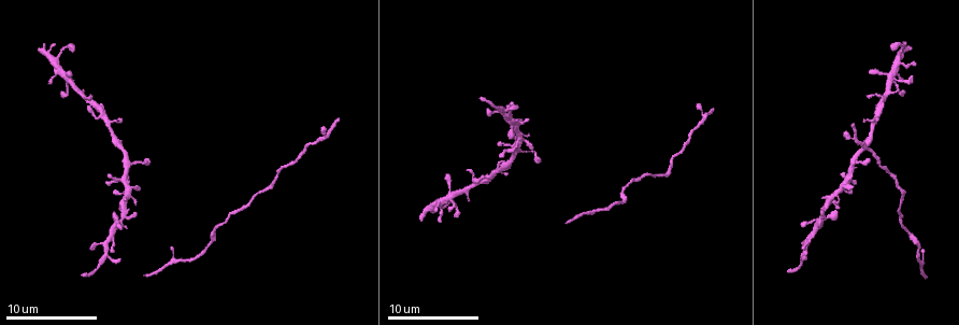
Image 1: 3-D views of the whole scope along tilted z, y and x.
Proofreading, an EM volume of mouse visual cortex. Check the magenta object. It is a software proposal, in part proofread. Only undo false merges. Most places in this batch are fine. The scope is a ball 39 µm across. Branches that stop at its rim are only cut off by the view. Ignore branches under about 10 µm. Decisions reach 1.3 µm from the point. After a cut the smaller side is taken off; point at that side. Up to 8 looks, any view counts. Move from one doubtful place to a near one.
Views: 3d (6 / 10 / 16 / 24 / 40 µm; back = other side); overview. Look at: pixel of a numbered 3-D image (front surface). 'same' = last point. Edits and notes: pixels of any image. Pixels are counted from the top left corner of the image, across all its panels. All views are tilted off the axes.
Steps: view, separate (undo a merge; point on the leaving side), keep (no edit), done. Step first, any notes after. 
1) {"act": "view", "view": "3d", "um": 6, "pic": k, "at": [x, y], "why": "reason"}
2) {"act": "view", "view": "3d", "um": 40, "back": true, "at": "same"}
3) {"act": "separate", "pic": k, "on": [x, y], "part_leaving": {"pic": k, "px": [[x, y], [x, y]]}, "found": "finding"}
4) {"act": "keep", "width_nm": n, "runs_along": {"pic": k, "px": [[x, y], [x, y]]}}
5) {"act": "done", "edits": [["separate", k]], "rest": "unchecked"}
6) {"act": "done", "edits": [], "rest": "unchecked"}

{"act": "view", "view": "3d", "um": 10, "pic": 1, "at": [897, 182], "why": "calibre changes"}

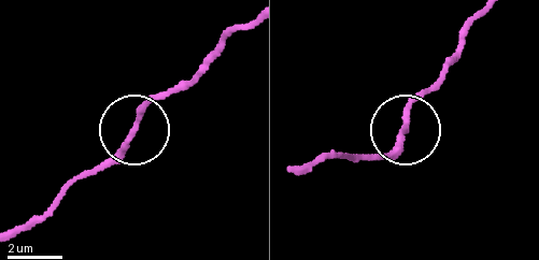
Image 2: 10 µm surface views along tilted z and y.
{"act": "keep", "runs_along": {"pic": 2, "px": [[310, 168], [327, 158], [386, 154], [430, 86]]}, "found": "all the same neuron"}

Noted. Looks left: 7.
{"act": "view", "view": "3d", "um": 10, "pic": 1, "at": [897, 211], "why": "calibre changes"}

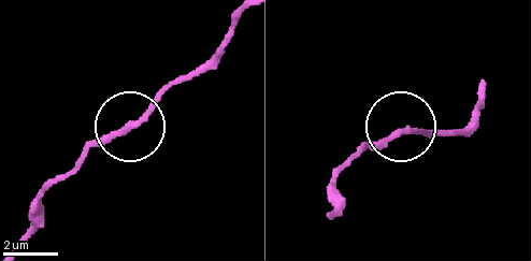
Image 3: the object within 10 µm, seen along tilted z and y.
{"act": "keep", "width_nm": 190, "runs_along": {"pic": 3, "px": [[330, 212], [333, 185], [361, 151], [403, 129], [440, 132]]}, "found": "continuous, no second neuron"}

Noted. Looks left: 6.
{"act": "view", "view": "3d", "um": 10, "pic": 1, "at": [839, 189], "why": "looks like a crossing"}

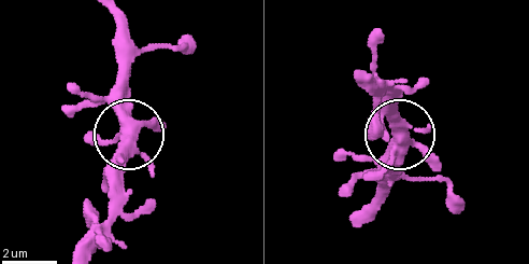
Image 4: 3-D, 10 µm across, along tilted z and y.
{"act": "keep", "arms": 5, "found": "all the same neuron"}

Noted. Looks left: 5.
{"act": "view", "view": "3d", "um": 10, "pic": 1, "at": [94, 104], "why": "three-way junction"}

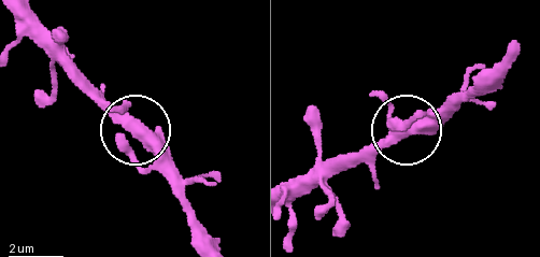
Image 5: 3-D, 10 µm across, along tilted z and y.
{"act": "view", "view": "3d", "um": 10, "back": true, "pic": 5, "at": [129, 125]}

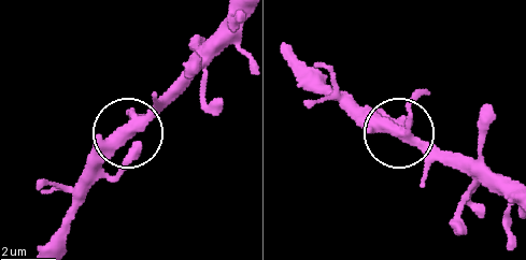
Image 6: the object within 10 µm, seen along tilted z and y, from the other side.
{"act": "keep", "found": "one neuron here"}

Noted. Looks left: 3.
{"act": "done", "edits": [], "rest": "unchecked"}

